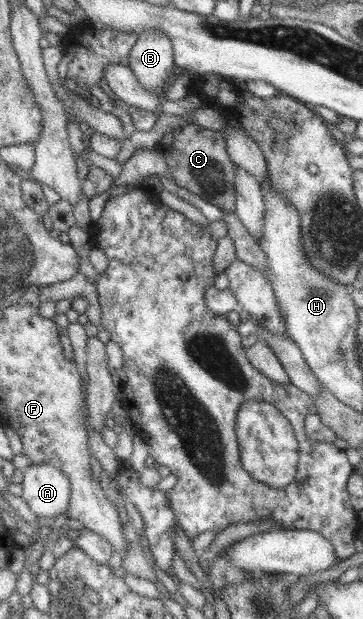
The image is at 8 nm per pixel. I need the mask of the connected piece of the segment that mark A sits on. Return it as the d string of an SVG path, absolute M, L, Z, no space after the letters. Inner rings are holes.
M48 464L28 465L21 470L22 500L38 518L54 518L67 509L69 481Z

